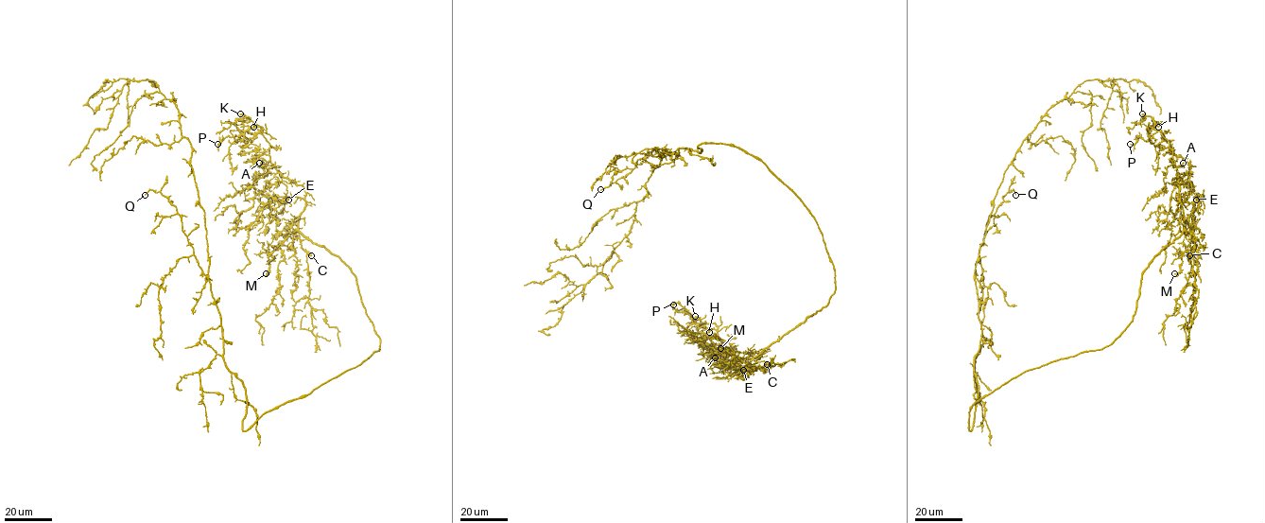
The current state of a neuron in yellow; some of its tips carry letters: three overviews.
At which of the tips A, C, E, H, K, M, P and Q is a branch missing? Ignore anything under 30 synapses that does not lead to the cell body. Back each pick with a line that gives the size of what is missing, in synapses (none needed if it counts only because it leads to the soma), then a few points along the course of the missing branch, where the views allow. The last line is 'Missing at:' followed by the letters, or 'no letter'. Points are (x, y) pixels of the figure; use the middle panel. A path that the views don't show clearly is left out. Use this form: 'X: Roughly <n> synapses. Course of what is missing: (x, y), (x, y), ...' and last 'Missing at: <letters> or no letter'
K: Roughly 120 synapses. Course of what is missing: (695, 316), (689, 316), (680, 307), (678, 277), (666, 274), (652, 260), (646, 262)
M: Roughly 60 synapses. Course of what is missing: (720, 348), (719, 341), (711, 335), (698, 330), (693, 333)
P: Roughly 45 synapses. Course of what is missing: (673, 305), (654, 291)
Q: Roughly 60 synapses. Course of what is missing: (600, 189), (590, 192), (585, 203), (589, 213), (602, 213), (596, 215)
Missing at: K, M, P, Q

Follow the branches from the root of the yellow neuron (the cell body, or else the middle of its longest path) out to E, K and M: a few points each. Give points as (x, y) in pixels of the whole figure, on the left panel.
E: (260, 417), (379, 349), (356, 276), (299, 230), (305, 201), (295, 197), (288, 200)
K: (260, 417), (358, 365), (379, 338), (355, 274), (299, 230), (305, 190), (276, 169), (261, 129), (240, 113)
M: (260, 417), (303, 398), (379, 349), (356, 276), (322, 246), (295, 231), (271, 252), (266, 273)

